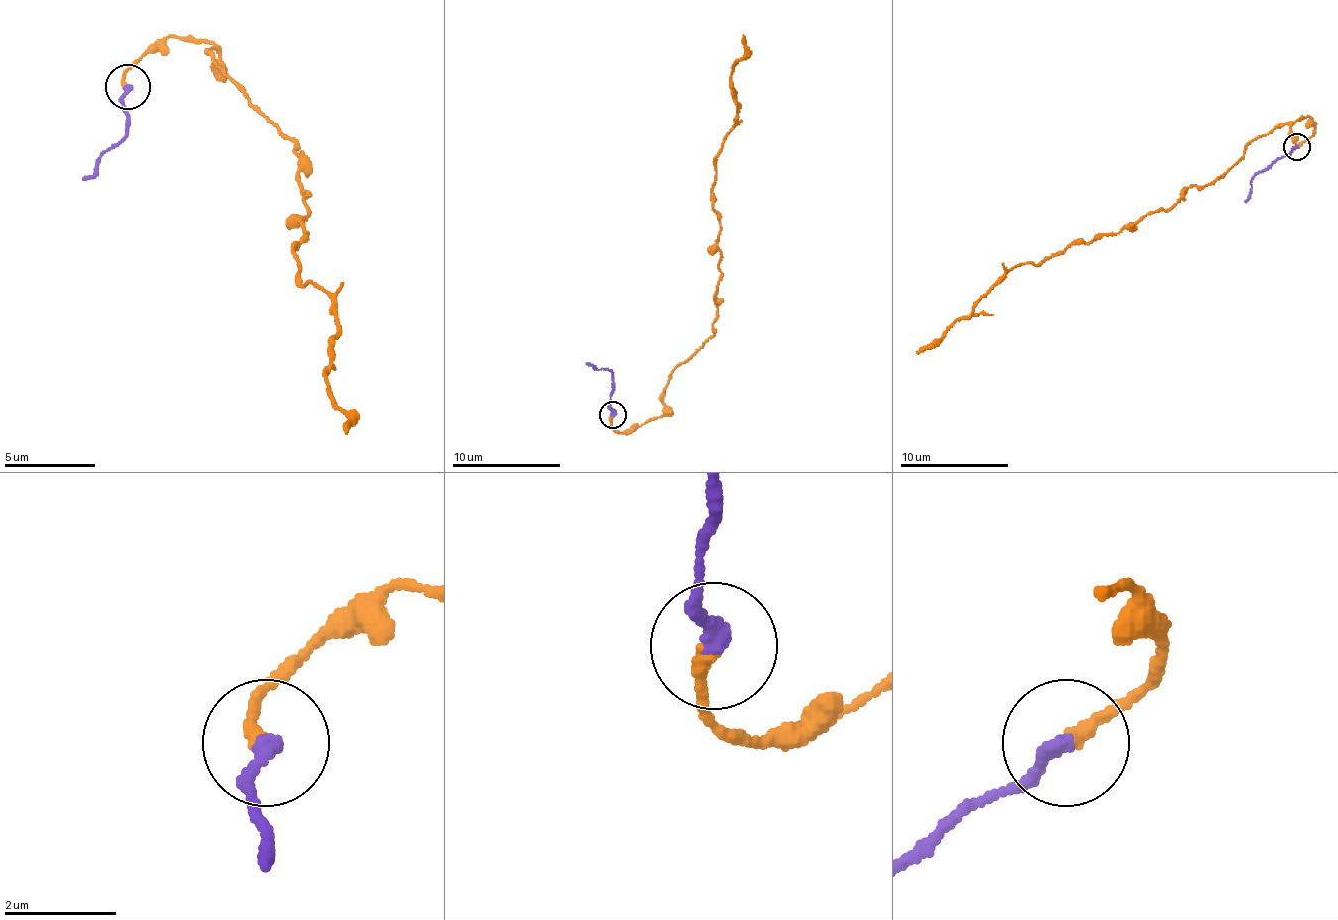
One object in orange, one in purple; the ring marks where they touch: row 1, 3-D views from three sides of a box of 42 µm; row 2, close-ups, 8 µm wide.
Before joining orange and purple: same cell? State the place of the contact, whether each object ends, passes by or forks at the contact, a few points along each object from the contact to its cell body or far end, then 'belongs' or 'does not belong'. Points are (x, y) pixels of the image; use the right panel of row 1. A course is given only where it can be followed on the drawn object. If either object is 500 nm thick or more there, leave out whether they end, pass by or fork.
place (1296, 146); orange ends; purple ends; course orange (1295, 147), (1314, 125), (1306, 117), (1258, 136), (1217, 180), (1192, 185), (1168, 209), (1019, 264), (916, 353); course purple (1295, 147), (1255, 174), (1252, 193), (1244, 201); belongs

